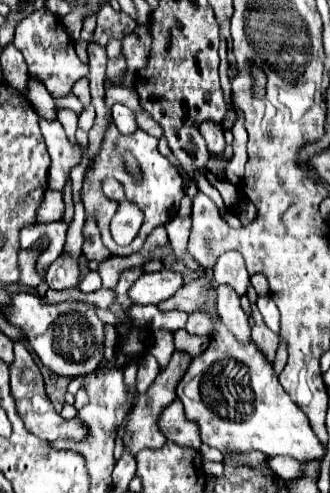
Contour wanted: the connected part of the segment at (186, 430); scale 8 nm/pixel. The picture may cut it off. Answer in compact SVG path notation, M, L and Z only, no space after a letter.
M174 399L168 407L164 407L164 411L160 413L156 423L158 423L160 431L164 431L168 441L184 445L184 447L200 449L202 441L200 441L198 429L196 429L196 425L192 425L192 421L188 421L184 417L180 399Z

